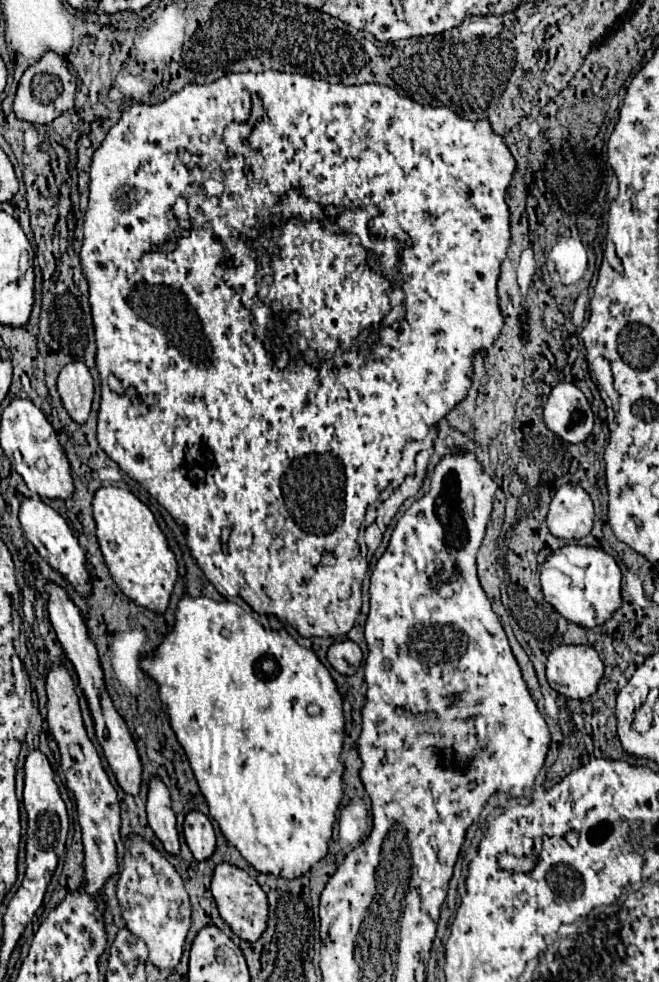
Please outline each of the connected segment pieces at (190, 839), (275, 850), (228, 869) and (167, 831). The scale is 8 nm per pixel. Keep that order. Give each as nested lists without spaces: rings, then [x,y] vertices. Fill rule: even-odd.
[[[190,811],[184,819],[182,833],[188,849],[192,851],[196,861],[206,861],[216,847],[216,835],[208,817],[200,811]]]
[[[184,595],[176,607],[174,629],[162,639],[162,643],[152,653],[140,657],[140,667],[148,677],[152,677],[158,683],[158,693],[164,703],[164,711],[170,717],[170,727],[176,733],[178,743],[186,751],[194,777],[208,803],[210,815],[216,819],[228,843],[232,843],[242,853],[242,857],[260,873],[272,873],[278,877],[296,877],[300,873],[308,873],[310,867],[328,853],[336,811],[342,801],[340,751],[344,741],[344,713],[342,713],[342,697],[338,695],[336,683],[330,677],[328,669],[318,661],[318,657],[312,651],[298,645],[284,629],[280,631],[264,629],[240,605],[227,600],[214,601],[210,597],[188,597],[188,595]],[[308,705],[312,705],[316,717],[306,713]]]
[[[220,863],[214,869],[212,875],[212,885],[210,891],[216,899],[220,917],[230,925],[230,929],[244,941],[256,941],[260,933],[266,929],[266,917],[268,917],[268,899],[266,893],[260,889],[260,885],[242,869],[230,865],[230,863]]]
[[[150,777],[148,781],[148,801],[146,801],[146,813],[148,823],[156,837],[162,841],[164,849],[168,853],[180,851],[178,841],[178,829],[176,829],[176,817],[170,807],[170,793],[168,787],[162,783],[160,777]]]

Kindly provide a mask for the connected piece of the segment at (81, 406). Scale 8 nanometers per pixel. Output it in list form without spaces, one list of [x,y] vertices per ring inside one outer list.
[[[80,361],[66,365],[58,377],[58,395],[68,415],[78,423],[86,423],[94,395],[94,383],[88,367]]]

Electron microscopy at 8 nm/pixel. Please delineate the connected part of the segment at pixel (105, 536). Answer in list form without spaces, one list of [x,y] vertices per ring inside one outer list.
[[[100,487],[92,499],[92,513],[98,545],[114,583],[136,605],[164,613],[178,577],[178,567],[152,511],[128,489]]]

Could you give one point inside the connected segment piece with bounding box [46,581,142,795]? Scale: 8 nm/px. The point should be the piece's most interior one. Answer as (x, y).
(117, 743)

